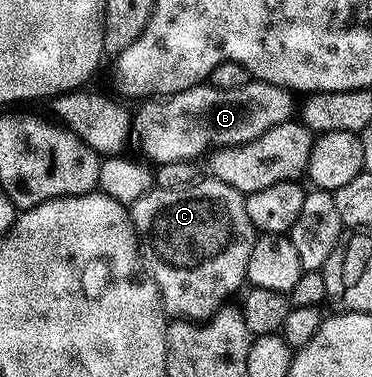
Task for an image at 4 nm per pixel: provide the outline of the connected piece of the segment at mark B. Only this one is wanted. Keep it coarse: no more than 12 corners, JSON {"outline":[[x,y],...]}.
{"outline":[[251,79],[147,96],[141,156],[163,165],[250,144],[295,94]]}

